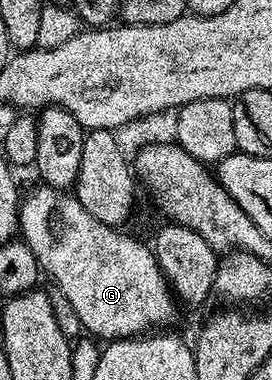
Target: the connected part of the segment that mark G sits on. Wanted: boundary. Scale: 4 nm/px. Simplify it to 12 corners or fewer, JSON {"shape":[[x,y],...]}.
{"shape":[[72,193],[20,199],[20,237],[94,339],[165,328],[152,249]]}

